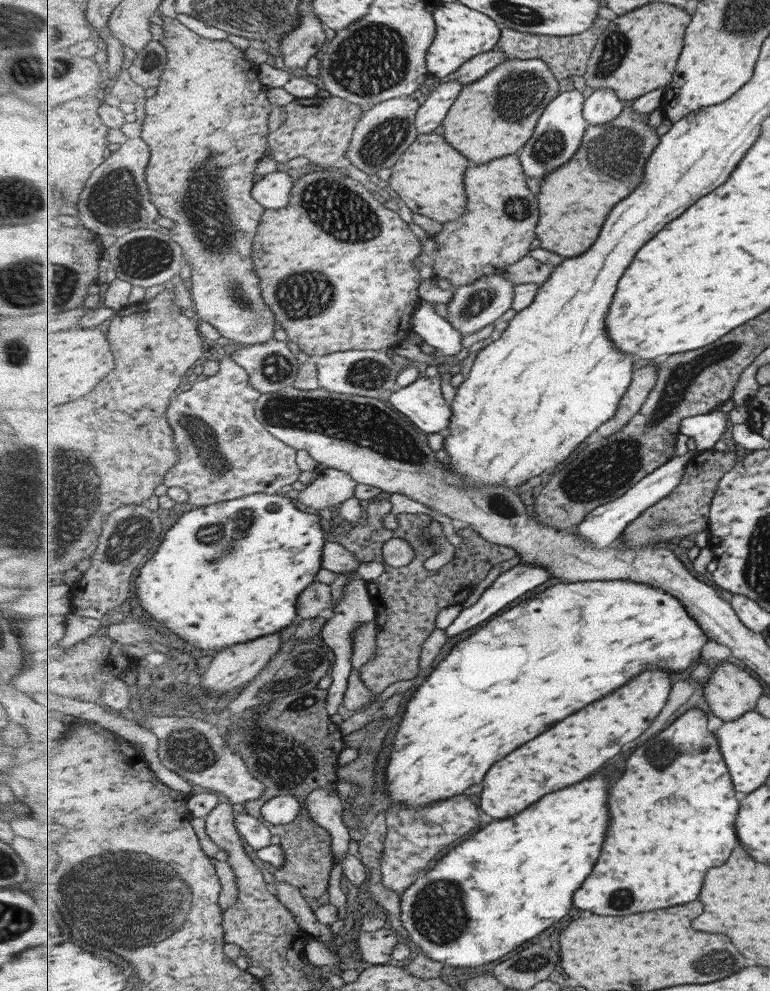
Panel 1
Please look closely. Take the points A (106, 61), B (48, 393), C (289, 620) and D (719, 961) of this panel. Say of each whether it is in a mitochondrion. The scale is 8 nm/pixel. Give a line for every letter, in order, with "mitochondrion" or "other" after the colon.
A: other
B: other
C: other
D: mitochondrion

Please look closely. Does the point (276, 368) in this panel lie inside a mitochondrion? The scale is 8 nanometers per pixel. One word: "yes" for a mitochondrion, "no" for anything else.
yes

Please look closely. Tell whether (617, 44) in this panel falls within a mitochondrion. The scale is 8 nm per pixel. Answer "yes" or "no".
yes

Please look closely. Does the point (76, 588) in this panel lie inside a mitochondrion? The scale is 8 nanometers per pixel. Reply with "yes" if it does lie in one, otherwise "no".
no

